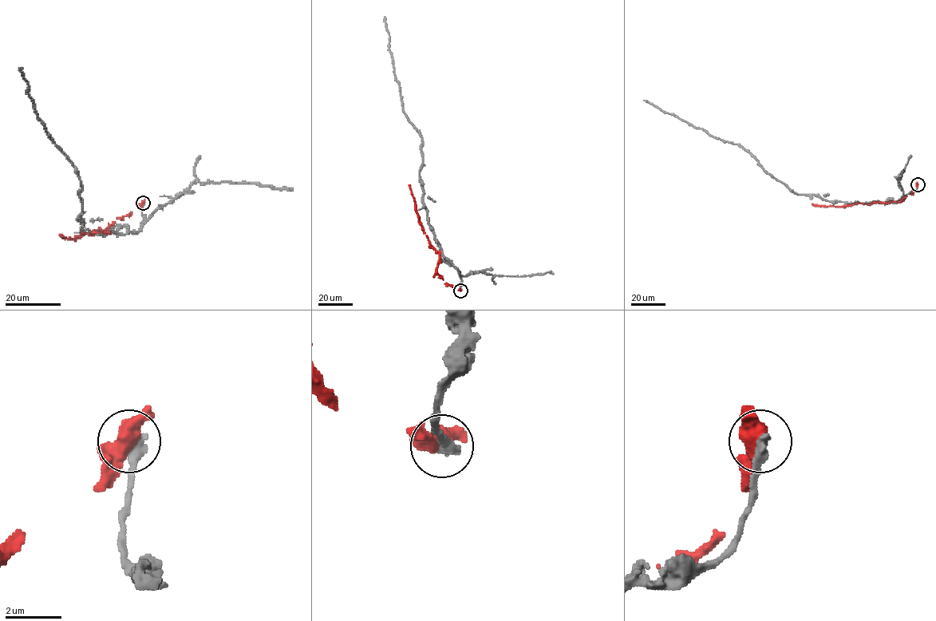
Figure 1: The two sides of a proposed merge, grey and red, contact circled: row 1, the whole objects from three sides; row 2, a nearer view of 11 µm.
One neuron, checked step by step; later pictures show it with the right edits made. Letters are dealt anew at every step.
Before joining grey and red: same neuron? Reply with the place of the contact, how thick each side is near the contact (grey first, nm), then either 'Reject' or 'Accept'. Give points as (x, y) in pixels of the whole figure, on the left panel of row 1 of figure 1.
Place: (143, 203). Thickness 440 nm (grey) against 600 nm. Reject

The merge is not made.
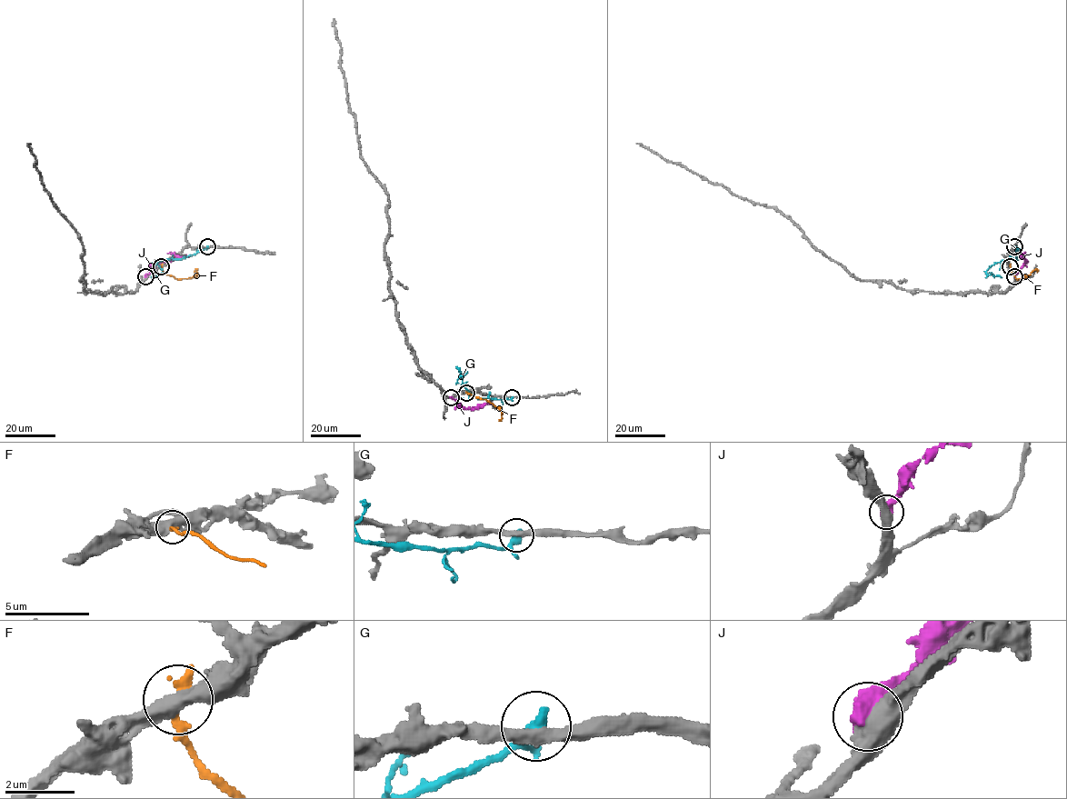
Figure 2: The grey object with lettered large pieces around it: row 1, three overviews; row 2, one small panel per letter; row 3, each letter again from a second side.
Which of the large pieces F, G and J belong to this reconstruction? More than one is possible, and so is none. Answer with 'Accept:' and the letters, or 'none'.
Accept: none

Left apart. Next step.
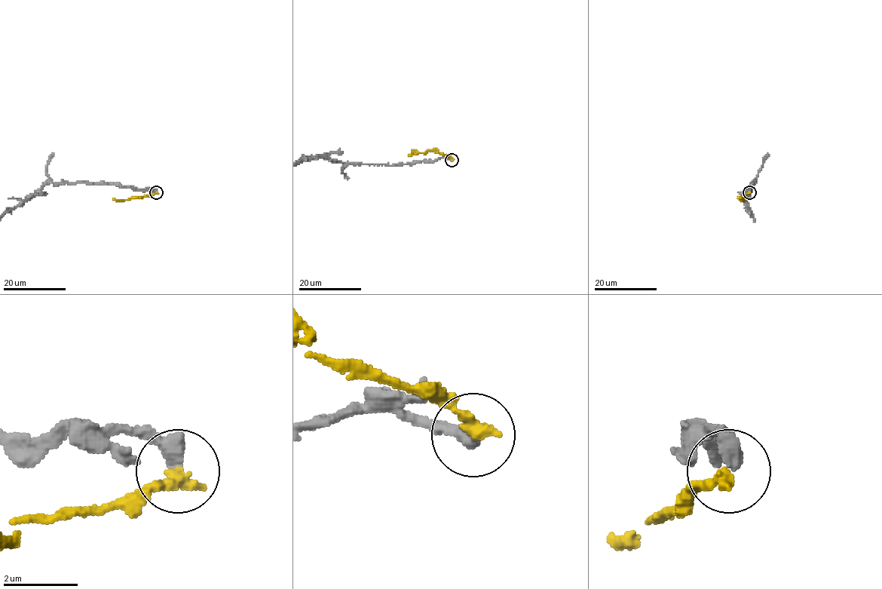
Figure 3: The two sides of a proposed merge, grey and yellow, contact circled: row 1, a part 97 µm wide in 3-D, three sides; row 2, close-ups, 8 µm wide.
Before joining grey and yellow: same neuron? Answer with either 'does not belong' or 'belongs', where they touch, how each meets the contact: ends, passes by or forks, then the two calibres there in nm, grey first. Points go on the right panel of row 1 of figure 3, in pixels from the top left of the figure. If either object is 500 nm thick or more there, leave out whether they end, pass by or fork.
belongs | (749, 192) | 500/360 nm

